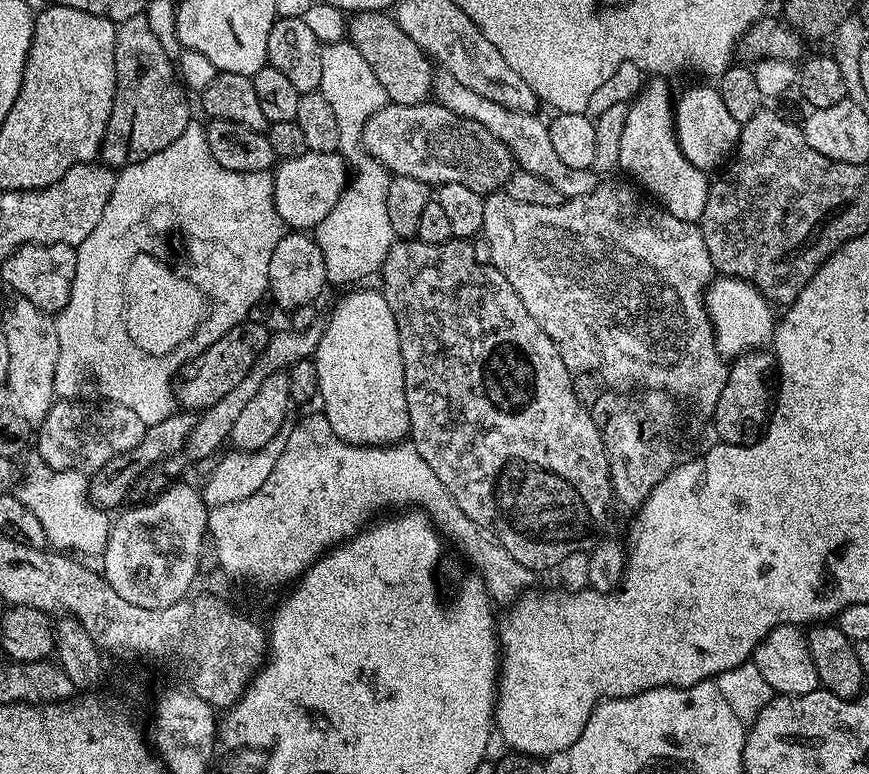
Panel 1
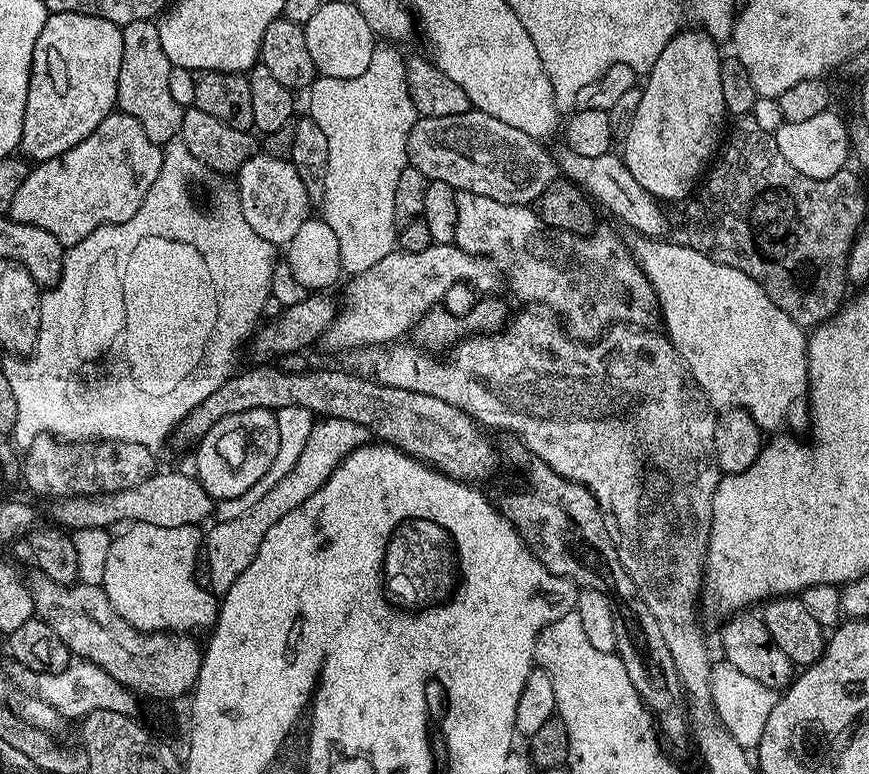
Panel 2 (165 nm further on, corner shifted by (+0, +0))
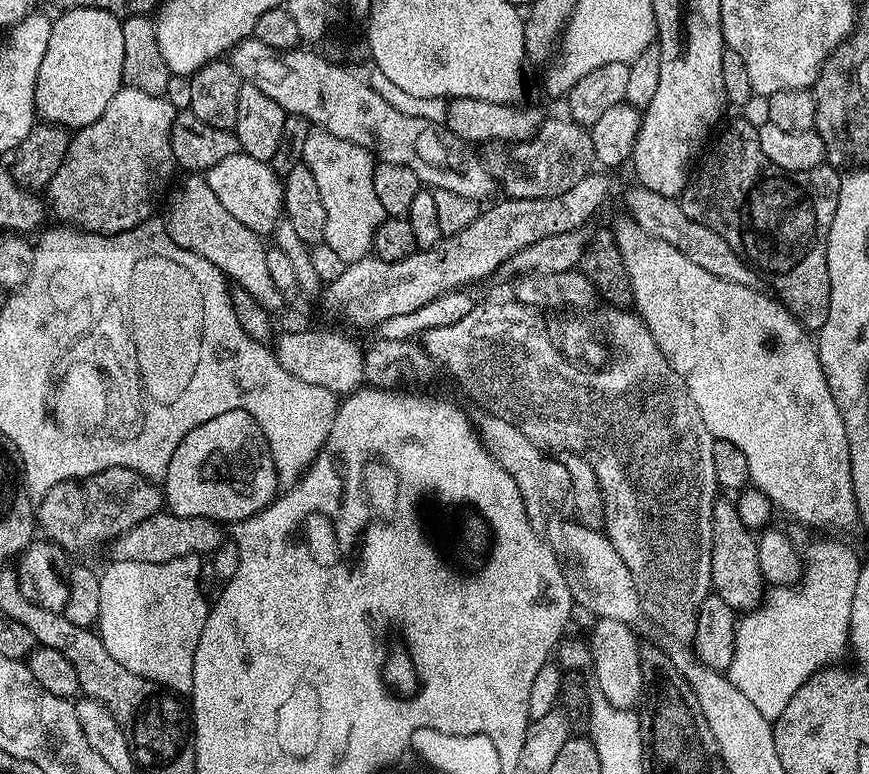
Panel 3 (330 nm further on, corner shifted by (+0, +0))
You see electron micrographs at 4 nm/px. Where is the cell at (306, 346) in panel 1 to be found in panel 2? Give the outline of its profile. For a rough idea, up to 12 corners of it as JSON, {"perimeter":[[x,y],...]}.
{"perimeter":[[393,250],[351,277],[328,352],[388,346],[455,283],[496,294],[493,260]]}

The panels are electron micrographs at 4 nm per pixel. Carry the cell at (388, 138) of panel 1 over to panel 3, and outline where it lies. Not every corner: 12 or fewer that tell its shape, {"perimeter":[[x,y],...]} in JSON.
{"perimeter":[[571,118],[530,140],[493,142],[483,159],[505,197],[570,190],[594,160]]}

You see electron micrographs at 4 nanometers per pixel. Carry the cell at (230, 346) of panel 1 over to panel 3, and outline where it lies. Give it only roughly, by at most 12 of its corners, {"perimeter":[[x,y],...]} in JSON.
{"perimeter":[[585,175],[497,199],[398,262],[369,254],[322,301],[372,330],[467,289],[518,250],[584,228],[608,196]]}

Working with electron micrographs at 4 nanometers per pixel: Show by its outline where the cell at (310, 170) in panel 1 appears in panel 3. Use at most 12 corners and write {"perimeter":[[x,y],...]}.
{"perimeter":[[242,151],[208,169],[215,197],[261,238],[284,216],[269,161]]}

